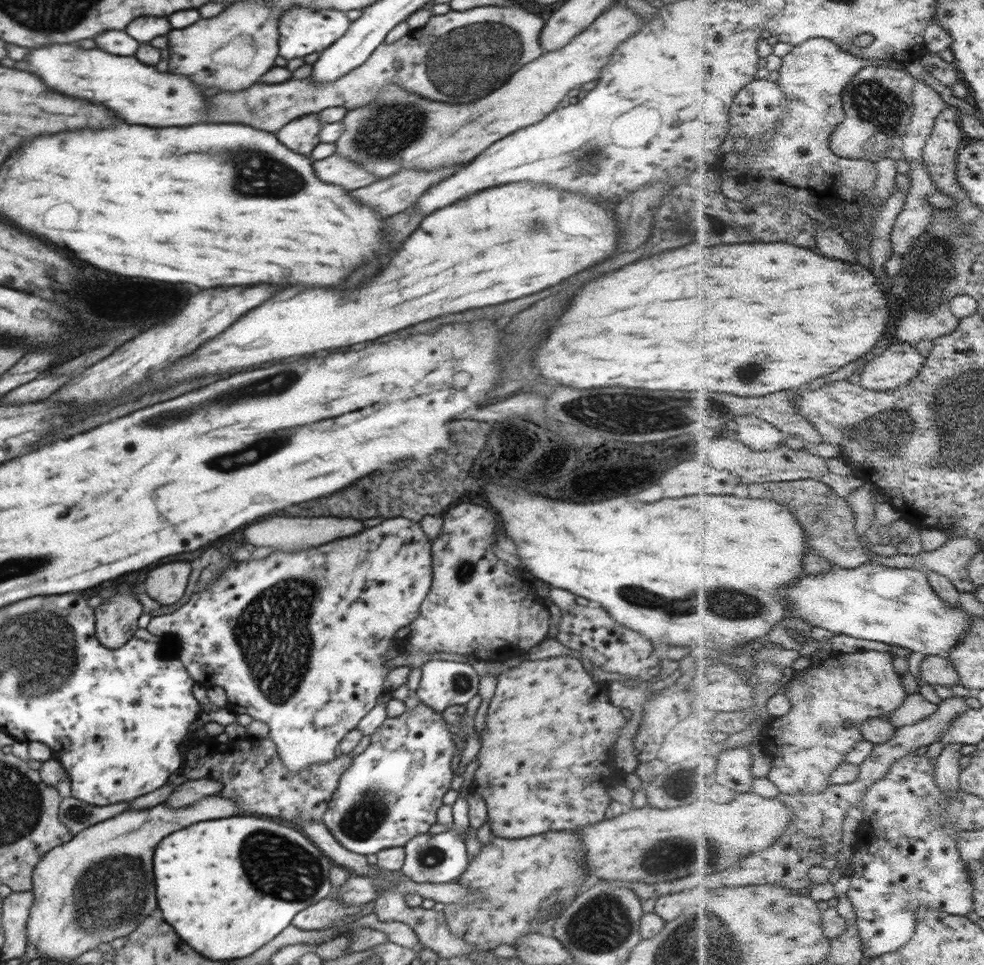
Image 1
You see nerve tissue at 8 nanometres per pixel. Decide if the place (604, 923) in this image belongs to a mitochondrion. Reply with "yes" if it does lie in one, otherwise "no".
yes

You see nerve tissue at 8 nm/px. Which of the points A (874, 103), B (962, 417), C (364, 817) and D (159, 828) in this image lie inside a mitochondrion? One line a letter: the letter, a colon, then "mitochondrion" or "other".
A: mitochondrion
B: mitochondrion
C: mitochondrion
D: other

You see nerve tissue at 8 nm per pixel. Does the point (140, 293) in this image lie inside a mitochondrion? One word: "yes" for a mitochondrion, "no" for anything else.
no

